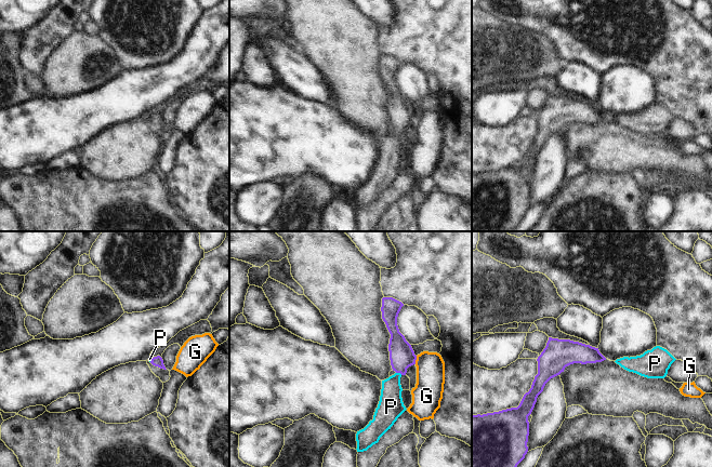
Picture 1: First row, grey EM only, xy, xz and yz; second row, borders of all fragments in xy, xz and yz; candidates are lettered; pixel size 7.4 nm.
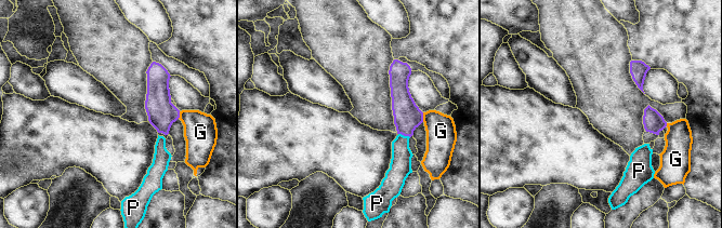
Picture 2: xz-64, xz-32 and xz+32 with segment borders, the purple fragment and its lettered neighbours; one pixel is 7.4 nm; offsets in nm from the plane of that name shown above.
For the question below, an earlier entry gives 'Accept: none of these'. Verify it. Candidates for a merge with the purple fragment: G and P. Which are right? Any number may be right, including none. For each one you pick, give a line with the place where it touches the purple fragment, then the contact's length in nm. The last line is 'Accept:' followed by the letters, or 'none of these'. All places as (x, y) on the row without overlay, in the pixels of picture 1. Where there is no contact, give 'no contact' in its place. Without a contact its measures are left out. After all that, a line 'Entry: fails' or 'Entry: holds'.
P: contact xz (399, 130); length 50 nm
Accept: P
Entry: fails

